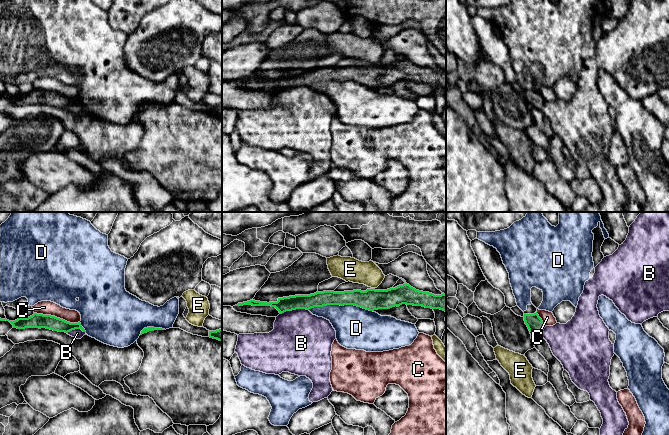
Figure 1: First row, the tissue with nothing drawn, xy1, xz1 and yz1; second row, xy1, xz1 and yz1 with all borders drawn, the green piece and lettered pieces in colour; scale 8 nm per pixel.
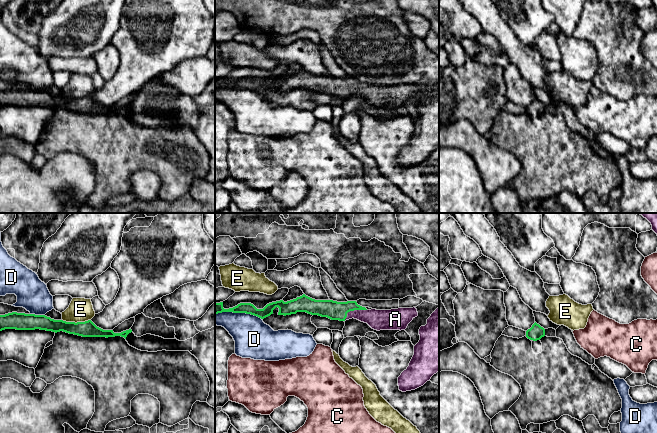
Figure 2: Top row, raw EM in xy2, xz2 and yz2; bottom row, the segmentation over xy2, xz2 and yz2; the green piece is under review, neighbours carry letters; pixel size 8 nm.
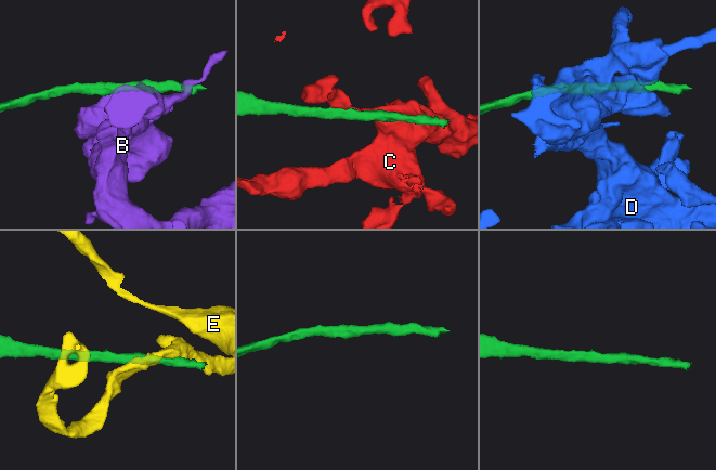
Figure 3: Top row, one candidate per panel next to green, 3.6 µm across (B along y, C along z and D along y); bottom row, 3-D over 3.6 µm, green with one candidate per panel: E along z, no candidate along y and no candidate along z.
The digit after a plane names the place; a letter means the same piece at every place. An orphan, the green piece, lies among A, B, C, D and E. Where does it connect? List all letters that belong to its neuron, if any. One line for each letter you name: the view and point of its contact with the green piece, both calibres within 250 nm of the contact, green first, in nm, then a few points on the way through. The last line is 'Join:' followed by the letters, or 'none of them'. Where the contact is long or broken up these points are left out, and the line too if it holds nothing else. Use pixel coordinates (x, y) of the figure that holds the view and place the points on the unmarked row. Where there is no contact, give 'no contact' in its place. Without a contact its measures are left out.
A: meets green in xz2 at (353, 86); 150 nm thick on the green side, 160 nm on the other; runs through xz2 (334, 86), (353, 86), (378, 96)
Join: A

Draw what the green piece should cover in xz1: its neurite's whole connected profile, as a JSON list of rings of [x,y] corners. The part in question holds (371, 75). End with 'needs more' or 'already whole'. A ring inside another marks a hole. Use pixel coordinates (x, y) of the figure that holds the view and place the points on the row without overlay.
[[[406,59],[387,66],[323,67],[310,71],[295,71],[278,74],[277,78],[269,79],[250,76],[238,79],[235,82],[271,82],[275,83],[279,89],[282,90],[286,87],[296,85],[309,86],[314,83],[327,81],[354,81],[369,87],[374,87],[378,85],[390,85],[395,82],[399,83],[402,80],[440,85],[446,88],[446,70],[434,71],[429,68],[419,67]]]; already whole

